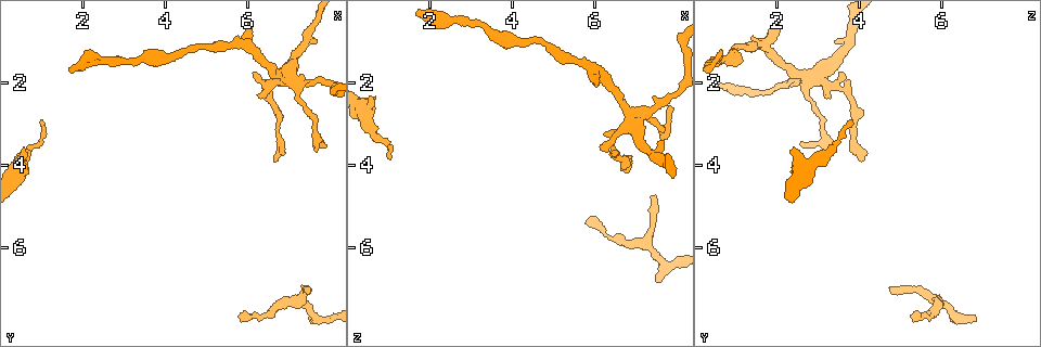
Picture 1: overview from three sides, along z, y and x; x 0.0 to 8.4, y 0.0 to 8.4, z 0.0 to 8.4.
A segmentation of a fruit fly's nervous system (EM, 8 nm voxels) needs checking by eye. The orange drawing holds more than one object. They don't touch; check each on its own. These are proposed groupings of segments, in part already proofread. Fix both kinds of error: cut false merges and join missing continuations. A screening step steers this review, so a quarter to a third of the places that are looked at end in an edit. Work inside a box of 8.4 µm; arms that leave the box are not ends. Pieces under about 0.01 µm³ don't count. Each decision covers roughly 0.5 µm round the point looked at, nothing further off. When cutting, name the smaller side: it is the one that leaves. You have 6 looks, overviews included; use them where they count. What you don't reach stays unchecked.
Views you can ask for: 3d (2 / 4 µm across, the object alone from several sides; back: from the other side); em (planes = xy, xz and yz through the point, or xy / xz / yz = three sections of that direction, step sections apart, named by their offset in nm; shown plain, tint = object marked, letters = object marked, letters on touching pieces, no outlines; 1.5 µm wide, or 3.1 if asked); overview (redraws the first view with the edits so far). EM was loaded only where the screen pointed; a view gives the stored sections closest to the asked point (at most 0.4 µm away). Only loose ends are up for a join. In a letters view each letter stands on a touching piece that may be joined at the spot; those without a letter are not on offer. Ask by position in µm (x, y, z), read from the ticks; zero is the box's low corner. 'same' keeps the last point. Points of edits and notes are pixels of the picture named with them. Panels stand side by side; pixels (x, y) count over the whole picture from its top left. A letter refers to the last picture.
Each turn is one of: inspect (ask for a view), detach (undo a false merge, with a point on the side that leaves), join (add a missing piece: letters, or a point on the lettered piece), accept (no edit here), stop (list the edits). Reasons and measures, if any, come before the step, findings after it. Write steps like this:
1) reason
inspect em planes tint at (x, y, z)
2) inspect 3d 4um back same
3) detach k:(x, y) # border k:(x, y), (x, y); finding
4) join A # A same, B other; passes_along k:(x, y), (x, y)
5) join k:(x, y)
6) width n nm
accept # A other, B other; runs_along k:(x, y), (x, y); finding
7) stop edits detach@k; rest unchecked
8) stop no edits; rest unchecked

thick turns thin
inspect 3d 4um at (0.65, 3.70, 3.15)

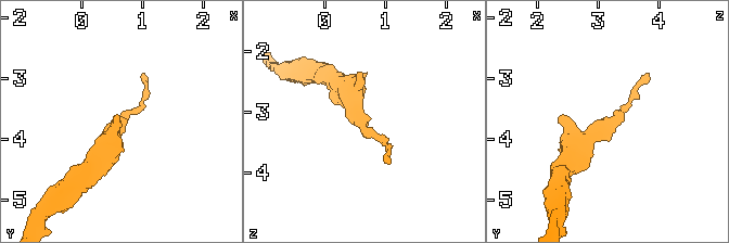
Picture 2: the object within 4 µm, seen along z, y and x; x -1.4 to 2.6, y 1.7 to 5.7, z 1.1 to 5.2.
need the tissue
inspect em yz step 8 tint at (0.60, 3.75, 3.15)

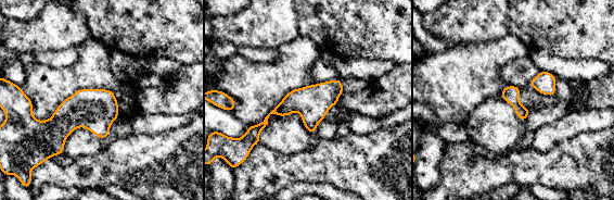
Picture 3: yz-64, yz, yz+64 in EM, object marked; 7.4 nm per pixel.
what lies round it
inspect em yz step 8 letters same

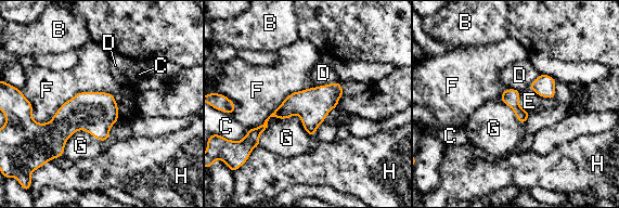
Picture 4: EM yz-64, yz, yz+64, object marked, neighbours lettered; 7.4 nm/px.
width 130 nm
accept # B other, C other, D other, E other, F other, G other, H other; border 4:(528, 88), (541, 96), (553, 99); all the same neuron

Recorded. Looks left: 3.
an open end
inspect 3d 4um at (7.40, 6.95, 4.70)

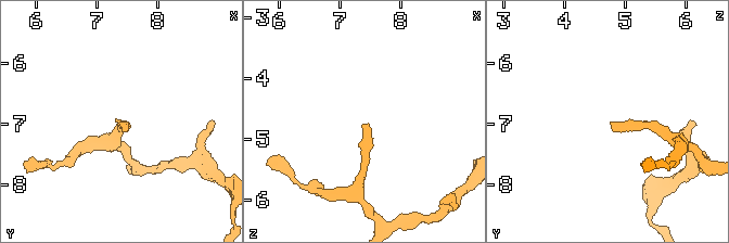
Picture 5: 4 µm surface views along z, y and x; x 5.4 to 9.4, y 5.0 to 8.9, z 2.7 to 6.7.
inspect em planes letters at (7.40, 7.00, 4.70)

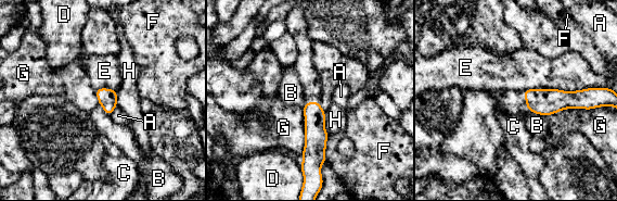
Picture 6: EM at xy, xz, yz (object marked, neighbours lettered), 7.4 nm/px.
accept # A other, B other, C other, D other, E other, F other, G other, H other; no lettered piece goes on from it

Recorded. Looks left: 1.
stop no edits; rest unchecked

